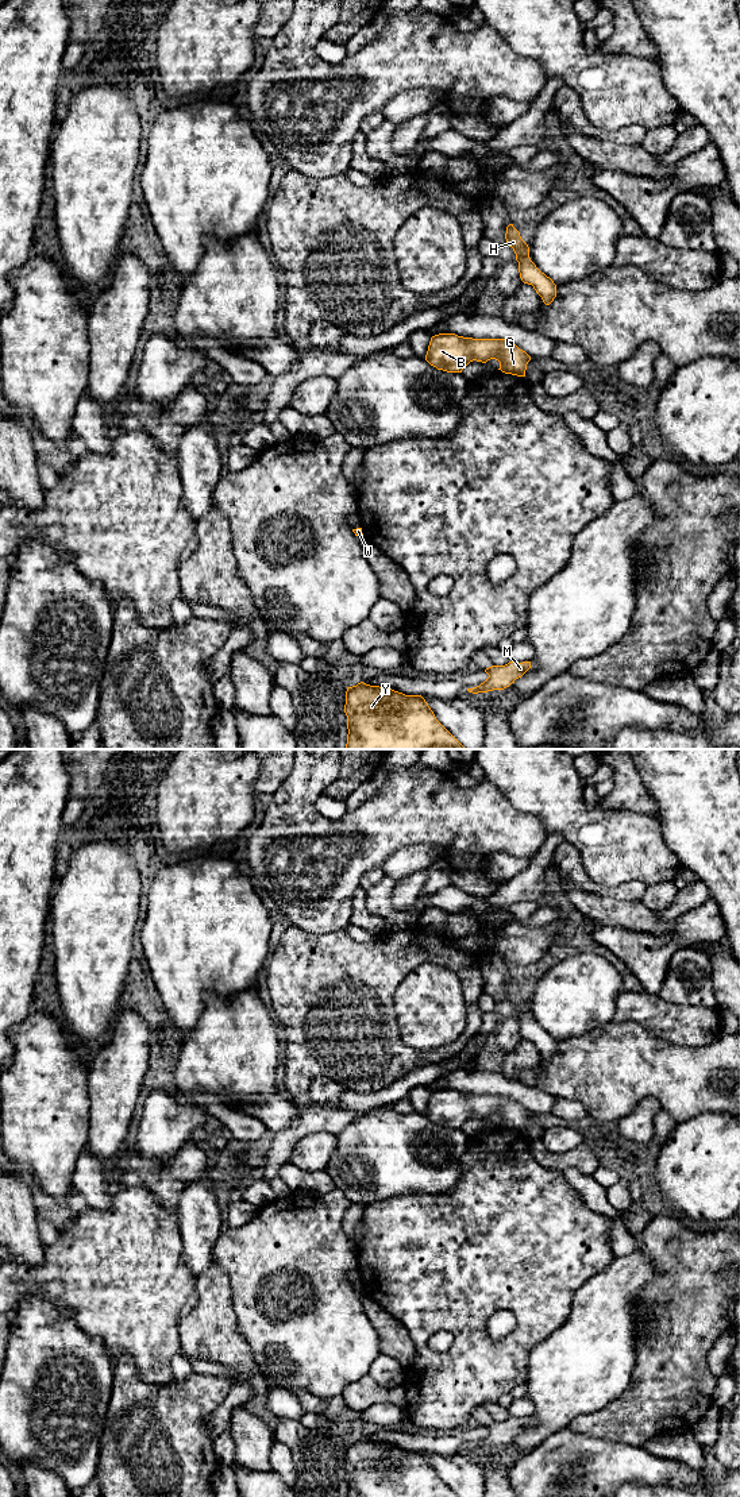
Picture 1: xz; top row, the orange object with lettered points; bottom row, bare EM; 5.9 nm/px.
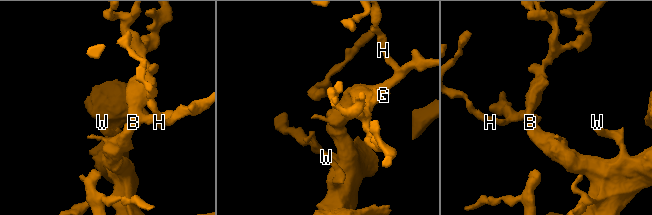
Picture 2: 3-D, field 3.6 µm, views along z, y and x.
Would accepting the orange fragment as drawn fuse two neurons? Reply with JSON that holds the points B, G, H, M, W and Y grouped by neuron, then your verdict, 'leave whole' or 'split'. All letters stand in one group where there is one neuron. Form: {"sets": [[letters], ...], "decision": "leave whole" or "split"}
{"sets": [["B", "G", "H", "M", "W", "Y"]], "decision": "leave whole"}

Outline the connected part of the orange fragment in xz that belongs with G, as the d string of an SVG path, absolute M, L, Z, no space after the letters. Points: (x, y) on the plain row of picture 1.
M439 1089L431 1093L425 1116L447 1128L462 1128L462 1126L473 1116L486 1119L490 1115L500 1118L500 1124L505 1130L525 1133L527 1120L531 1112L520 1106L516 1100L505 1095L473 1095L455 1089Z

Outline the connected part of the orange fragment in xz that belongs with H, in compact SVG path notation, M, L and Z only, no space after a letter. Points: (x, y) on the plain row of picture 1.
M509 980L505 989L506 1000L513 1004L519 1018L520 1034L524 1039L532 1041L546 1061L550 1061L556 1053L556 1041L541 1029L529 1014L529 1003L521 995L520 988Z

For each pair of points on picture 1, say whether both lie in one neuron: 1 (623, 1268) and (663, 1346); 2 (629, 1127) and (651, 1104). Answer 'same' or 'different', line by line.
1: different
2: same

